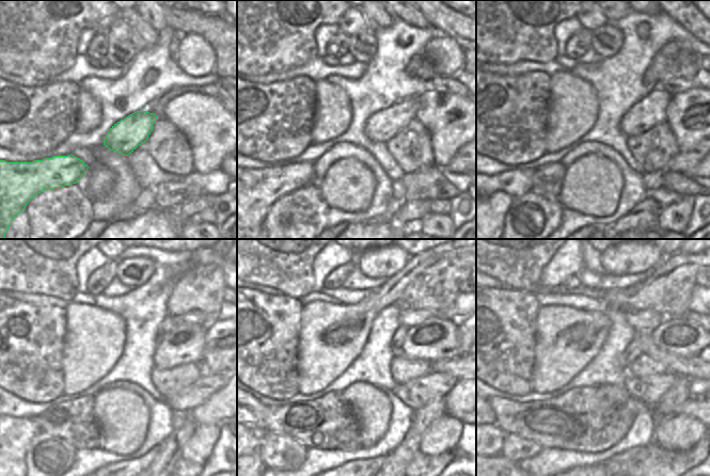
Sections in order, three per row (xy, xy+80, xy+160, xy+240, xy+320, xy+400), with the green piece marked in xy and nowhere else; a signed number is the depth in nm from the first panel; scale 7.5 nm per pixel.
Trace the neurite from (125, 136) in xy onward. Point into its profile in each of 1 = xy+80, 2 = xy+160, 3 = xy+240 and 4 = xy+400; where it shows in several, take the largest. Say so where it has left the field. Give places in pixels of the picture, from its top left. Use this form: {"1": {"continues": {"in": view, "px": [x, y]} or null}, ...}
{"1": {"continues": {"in": "xy+80", "px": [381, 126]}}, "2": {"continues": {"in": "xy+160", "px": [649, 111]}}, "3": {"continues": {"in": "xy+240", "px": [185, 344]}}, "4": {"continues": {"in": "xy+400", "px": [680, 336]}}}

